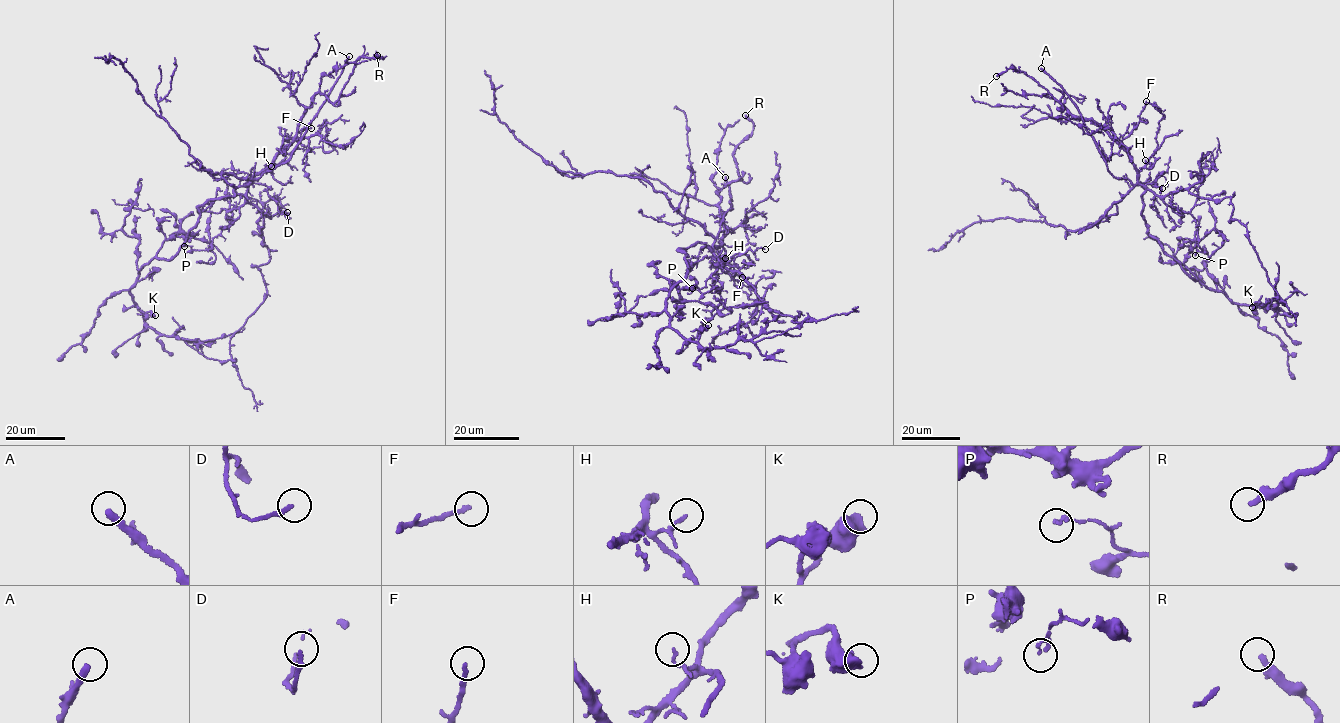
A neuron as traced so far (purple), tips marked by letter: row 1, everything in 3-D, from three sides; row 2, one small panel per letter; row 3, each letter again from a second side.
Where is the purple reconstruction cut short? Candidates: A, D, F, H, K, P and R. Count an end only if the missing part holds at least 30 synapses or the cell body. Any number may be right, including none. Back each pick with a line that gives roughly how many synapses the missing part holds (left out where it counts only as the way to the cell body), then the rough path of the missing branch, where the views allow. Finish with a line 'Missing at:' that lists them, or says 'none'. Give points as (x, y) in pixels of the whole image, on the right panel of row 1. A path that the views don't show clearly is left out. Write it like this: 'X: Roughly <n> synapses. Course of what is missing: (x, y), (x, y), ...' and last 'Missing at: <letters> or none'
Missing at: none

